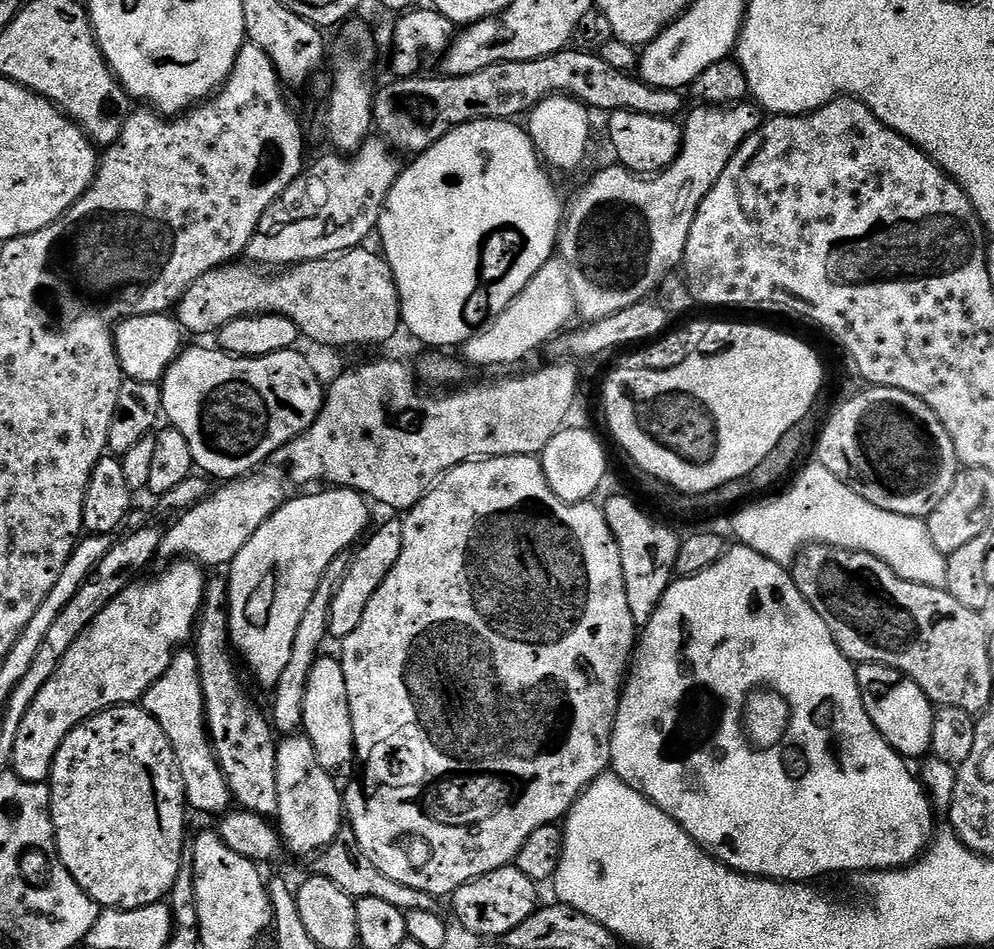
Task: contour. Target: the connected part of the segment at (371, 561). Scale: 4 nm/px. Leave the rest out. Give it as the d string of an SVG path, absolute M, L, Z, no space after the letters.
M403 519L388 520L355 549L350 570L346 570L346 578L342 578L330 608L328 634L333 641L336 639L336 642L342 642L347 636L354 634L354 630L358 630L358 622L362 622L362 614L366 614L366 606L370 606L370 598L374 598L378 586L386 582L386 574L394 570L394 562L398 562L398 554L402 554L403 529Z

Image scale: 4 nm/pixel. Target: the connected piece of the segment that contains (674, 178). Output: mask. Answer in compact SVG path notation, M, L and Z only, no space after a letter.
M752 102L731 106L696 106L696 109L692 113L690 112L687 113L687 116L689 115L688 121L683 121L682 124L684 144L680 148L678 158L669 168L655 174L631 172L631 170L623 166L604 168L573 198L572 204L570 200L570 203L567 205L564 222L560 229L558 256L566 265L570 274L570 286L574 290L578 316L579 319L582 318L581 321L591 322L593 320L601 320L602 318L610 318L610 314L618 314L620 310L626 310L626 306L634 306L638 302L649 299L653 295L651 292L663 282L664 275L671 268L679 269L681 267L684 251L686 250L686 242L690 238L690 226L694 226L694 218L698 214L698 206L702 202L702 198L706 198L706 194L710 194L714 182L718 182L718 178L722 178L722 170L726 170L726 166L730 166L730 158L734 158L734 154L740 149L742 142L746 142L746 138L754 130L758 130L766 119L765 113Z

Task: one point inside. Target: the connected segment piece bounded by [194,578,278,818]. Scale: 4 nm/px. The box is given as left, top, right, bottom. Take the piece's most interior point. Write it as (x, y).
(241, 733)

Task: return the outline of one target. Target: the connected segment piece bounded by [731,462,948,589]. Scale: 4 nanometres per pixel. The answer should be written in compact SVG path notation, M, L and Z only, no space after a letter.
M812 462L798 476L791 481L792 488L785 487L781 496L772 494L757 499L731 513L732 532L743 547L785 566L791 565L800 551L810 544L829 544L855 552L869 552L874 554L874 558L886 562L894 574L910 582L947 589L948 557L934 546L928 525L921 517L890 514L890 510L882 510L866 502L866 498L850 490L850 486L834 478L834 474L818 462Z

